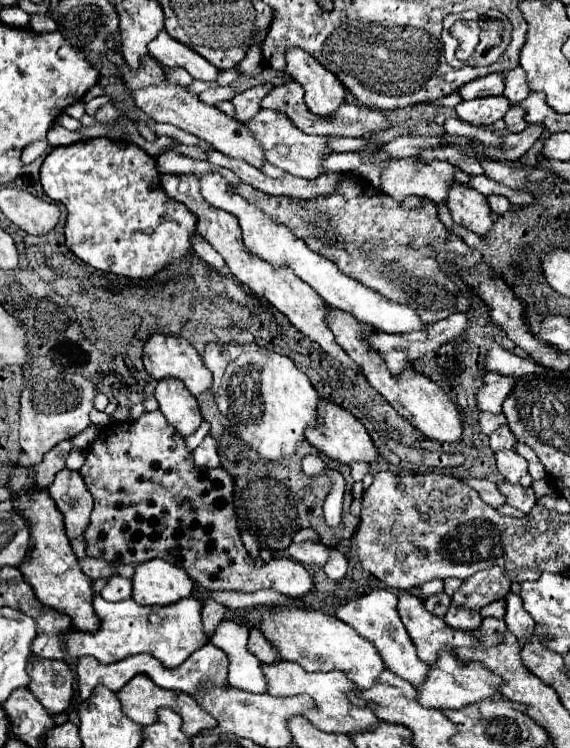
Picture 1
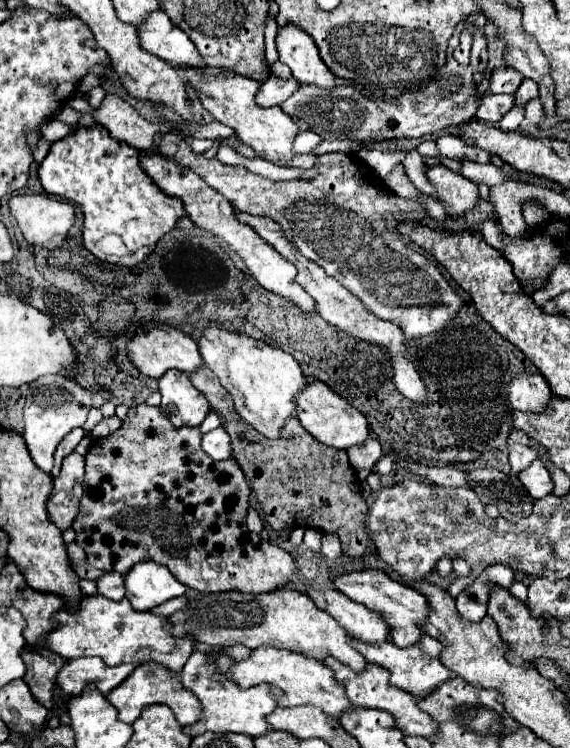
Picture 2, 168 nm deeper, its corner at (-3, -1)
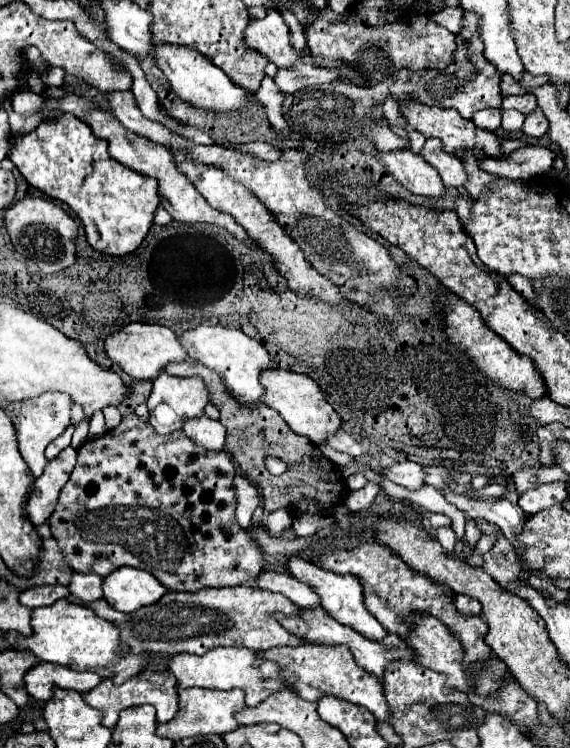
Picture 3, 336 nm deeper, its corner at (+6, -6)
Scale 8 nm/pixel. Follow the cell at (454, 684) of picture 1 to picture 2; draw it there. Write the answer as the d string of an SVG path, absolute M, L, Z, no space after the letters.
M421 635L421 643L417 643L417 647L403 647L403 649L395 647L395 643L361 643L355 637L353 637L353 643L357 643L357 649L361 649L361 655L365 655L365 659L385 667L391 673L389 683L393 683L395 687L401 687L403 691L407 691L407 693L411 693L415 697L425 697L437 685L445 683L453 675L439 661L441 643L437 643L437 639L433 639L429 635Z

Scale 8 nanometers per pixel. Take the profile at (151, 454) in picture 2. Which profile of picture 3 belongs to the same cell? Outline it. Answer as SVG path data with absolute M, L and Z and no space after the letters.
M126 414L116 428L108 430L100 438L90 438L88 442L84 442L78 448L76 468L74 468L68 484L60 492L60 504L56 506L52 520L48 520L48 526L54 534L54 538L58 540L58 546L64 554L66 564L72 566L74 572L98 574L104 578L122 566L130 566L130 568L138 568L138 570L146 570L146 572L154 574L172 592L200 592L204 588L220 588L220 586L254 586L260 572L264 572L264 552L250 538L250 534L240 528L240 524L236 520L234 476L236 476L236 468L234 468L228 452L224 452L224 450L214 452L214 454L204 452L204 448L192 444L192 440L188 440L182 430L176 430L168 436L160 436L154 432L154 428L148 420L142 420L136 414Z

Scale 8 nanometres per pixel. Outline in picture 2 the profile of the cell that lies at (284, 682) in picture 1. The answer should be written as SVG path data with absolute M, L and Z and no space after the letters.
M257 647L251 651L251 655L247 659L241 659L241 661L235 661L229 655L219 653L215 657L215 669L217 669L217 673L223 673L227 679L237 683L241 689L249 689L259 683L277 687L281 691L281 699L277 699L277 703L281 707L317 705L335 719L343 713L343 709L351 707L351 703L345 699L343 687L333 681L333 671L329 671L327 665L323 665L321 661L309 659L305 655L297 655L293 651L281 651L281 649L273 649L273 647Z

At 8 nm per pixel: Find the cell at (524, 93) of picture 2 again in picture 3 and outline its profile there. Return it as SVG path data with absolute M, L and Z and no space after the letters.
M520 94L520 96L506 96L502 100L502 110L520 110L522 114L530 114L536 110L536 98L532 98L530 94Z

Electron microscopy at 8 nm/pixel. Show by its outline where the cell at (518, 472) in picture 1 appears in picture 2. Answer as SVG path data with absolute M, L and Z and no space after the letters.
M533 461L533 465L525 471L521 471L519 475L519 481L525 485L525 489L529 491L529 495L533 499L543 499L545 495L551 495L553 493L553 481L549 477L549 471L545 469L543 461Z

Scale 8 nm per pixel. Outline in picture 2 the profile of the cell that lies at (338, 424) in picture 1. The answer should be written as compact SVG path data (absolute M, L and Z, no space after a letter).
M307 379L307 385L303 387L303 391L299 391L295 403L297 403L297 419L323 445L335 449L347 449L351 445L361 445L369 437L367 419L345 399L333 393L323 381Z

